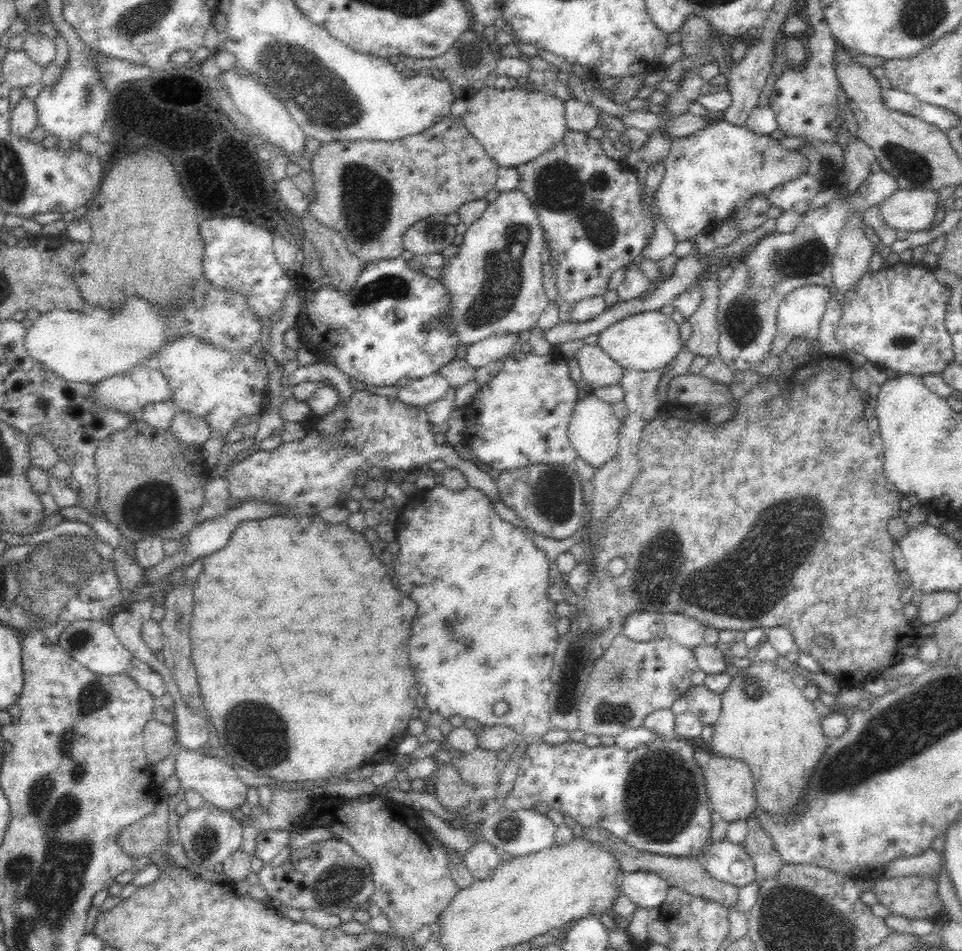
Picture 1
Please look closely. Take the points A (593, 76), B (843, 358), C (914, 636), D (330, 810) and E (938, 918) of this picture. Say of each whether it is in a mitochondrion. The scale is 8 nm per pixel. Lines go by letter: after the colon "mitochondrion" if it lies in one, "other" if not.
A: other
B: other
C: other
D: other
E: other

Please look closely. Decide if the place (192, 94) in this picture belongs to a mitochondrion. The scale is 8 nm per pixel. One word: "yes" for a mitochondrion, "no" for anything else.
no

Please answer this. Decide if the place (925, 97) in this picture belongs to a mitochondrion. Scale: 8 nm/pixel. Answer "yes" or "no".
no

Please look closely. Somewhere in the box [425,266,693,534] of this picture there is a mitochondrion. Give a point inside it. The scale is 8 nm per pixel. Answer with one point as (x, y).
(548, 496)

